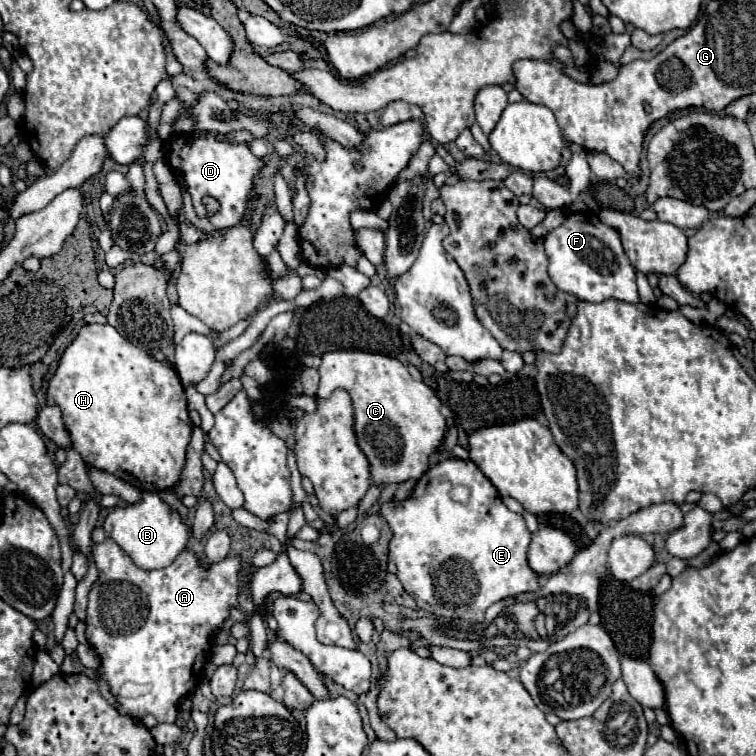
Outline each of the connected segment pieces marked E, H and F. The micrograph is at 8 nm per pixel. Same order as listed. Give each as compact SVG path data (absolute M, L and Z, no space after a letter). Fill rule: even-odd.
M449 458L429 468L417 482L413 494L403 504L385 504L379 508L385 516L393 538L389 544L389 560L397 566L397 578L401 580L405 592L417 602L425 612L439 618L461 618L471 622L481 622L485 610L509 596L523 592L535 592L539 588L537 574L527 566L527 548L531 542L531 532L525 526L523 516L513 514L501 500L497 488L489 478L471 462ZM463 484L471 490L469 502L453 502L449 490Z
M85 324L63 352L45 390L47 406L59 406L71 444L87 466L109 472L141 492L169 490L179 484L185 468L185 450L193 424L187 414L185 388L173 366L155 360L149 352L127 342L109 324Z
M569 214L559 228L555 228L543 238L543 242L549 258L549 278L559 290L569 292L585 302L603 302L607 298L615 298L629 304L639 302L635 270L631 268L621 248L621 238L599 218L597 226L593 226L585 216Z

